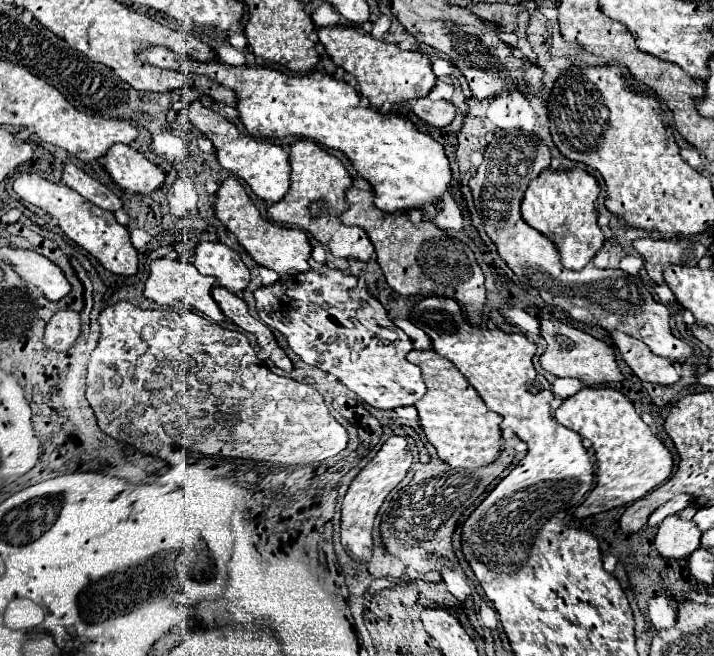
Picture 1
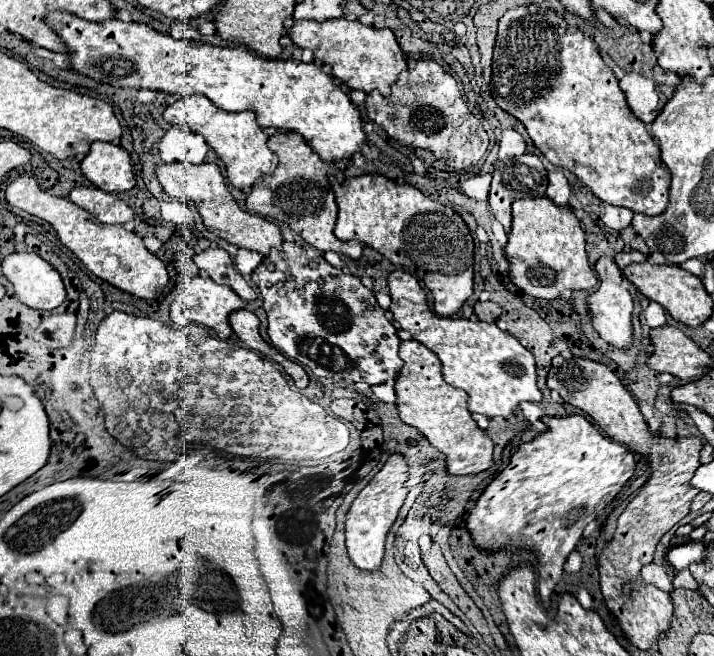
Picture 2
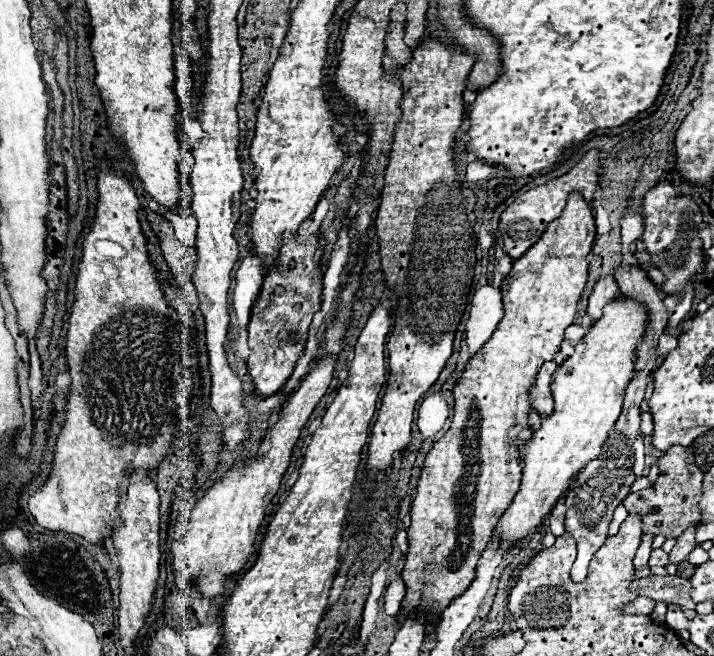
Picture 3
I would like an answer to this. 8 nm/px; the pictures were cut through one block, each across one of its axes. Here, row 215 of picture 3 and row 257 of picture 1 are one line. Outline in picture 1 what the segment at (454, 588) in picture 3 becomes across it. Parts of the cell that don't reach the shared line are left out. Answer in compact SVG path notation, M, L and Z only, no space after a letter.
M582 168L570 170L542 170L538 178L528 184L522 200L522 218L542 234L554 240L560 250L562 264L570 270L582 270L602 248L604 234L596 224L596 200L600 196L598 180Z

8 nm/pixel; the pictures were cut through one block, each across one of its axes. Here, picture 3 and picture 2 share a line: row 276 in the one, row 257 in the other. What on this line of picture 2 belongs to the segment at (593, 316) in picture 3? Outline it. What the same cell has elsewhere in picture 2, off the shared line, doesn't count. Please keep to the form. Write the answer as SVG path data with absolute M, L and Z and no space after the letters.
M604 256L596 262L596 272L598 272L598 290L588 298L588 306L592 312L592 322L594 330L600 334L602 340L616 348L630 348L632 344L632 296L628 290L620 286L620 268L616 266L614 258Z

